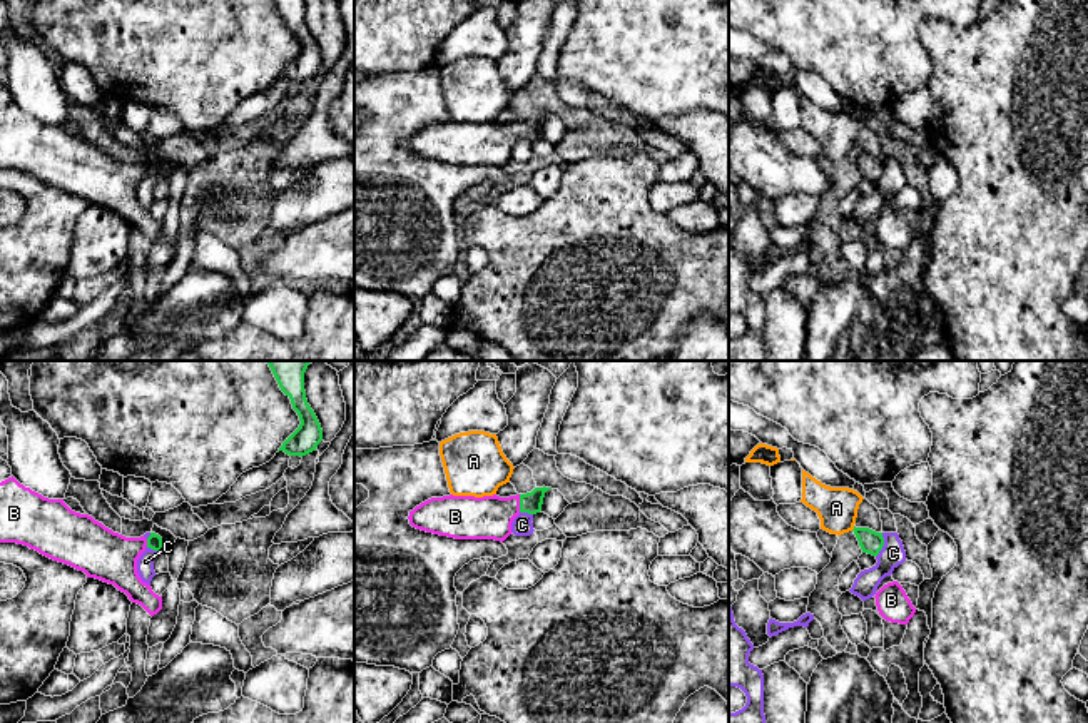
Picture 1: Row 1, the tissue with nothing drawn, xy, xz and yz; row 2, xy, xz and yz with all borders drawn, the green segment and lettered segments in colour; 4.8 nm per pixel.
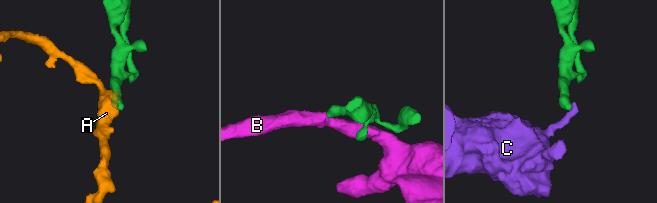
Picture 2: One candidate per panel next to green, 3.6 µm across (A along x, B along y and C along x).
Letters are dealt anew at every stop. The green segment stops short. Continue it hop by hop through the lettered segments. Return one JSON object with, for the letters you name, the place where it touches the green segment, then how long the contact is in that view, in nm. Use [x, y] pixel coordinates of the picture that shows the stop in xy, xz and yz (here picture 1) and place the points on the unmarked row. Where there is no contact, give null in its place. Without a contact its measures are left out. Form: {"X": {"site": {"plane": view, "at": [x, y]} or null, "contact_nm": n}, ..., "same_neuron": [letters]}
{"B": {"site": {"plane": "xz", "at": [520, 129]}, "contact_nm": 90}, "same_neuron": ["B"]}

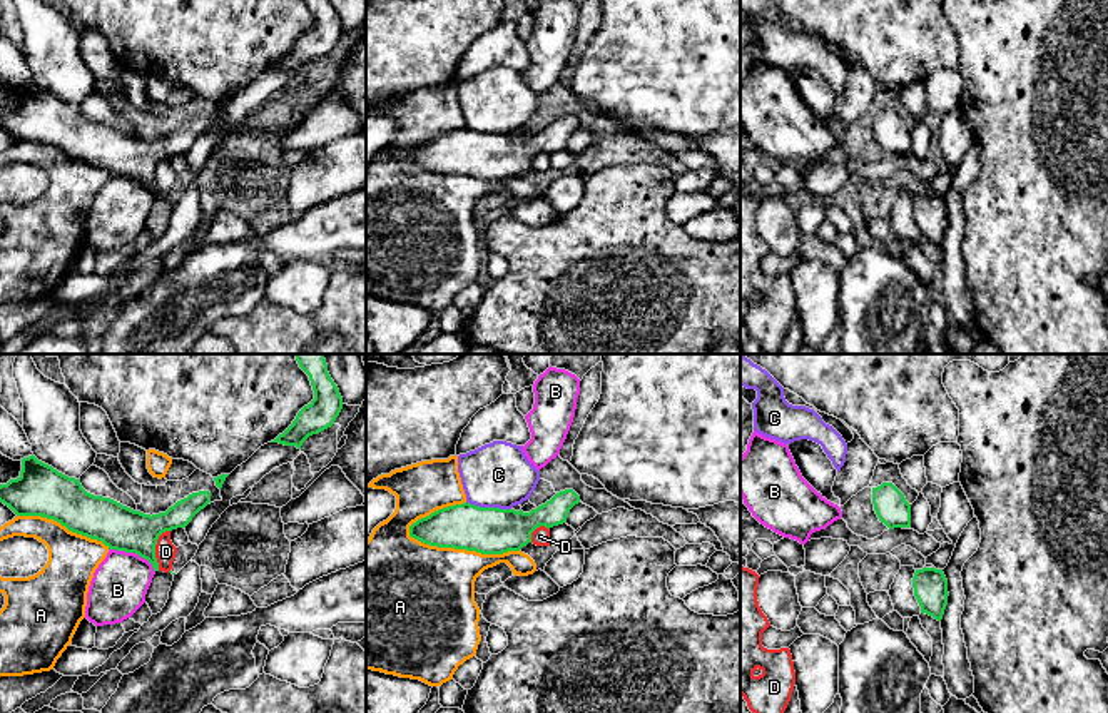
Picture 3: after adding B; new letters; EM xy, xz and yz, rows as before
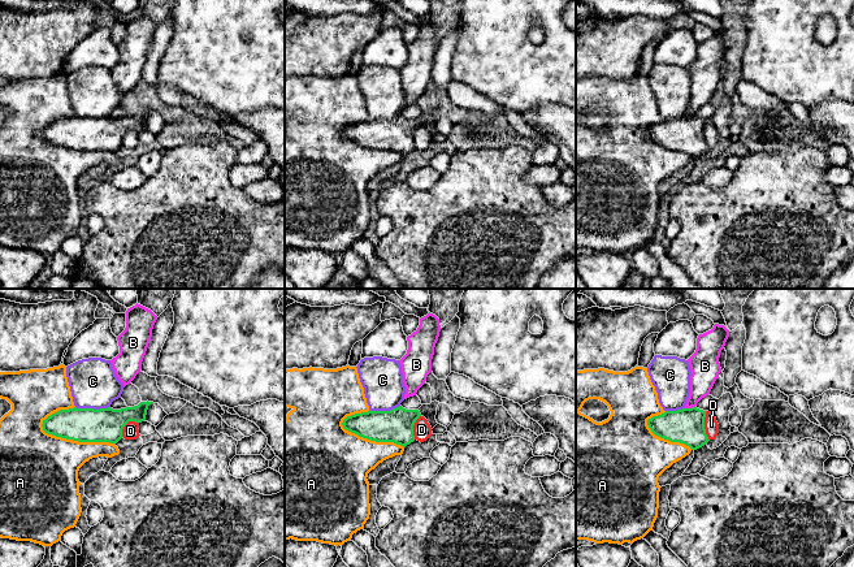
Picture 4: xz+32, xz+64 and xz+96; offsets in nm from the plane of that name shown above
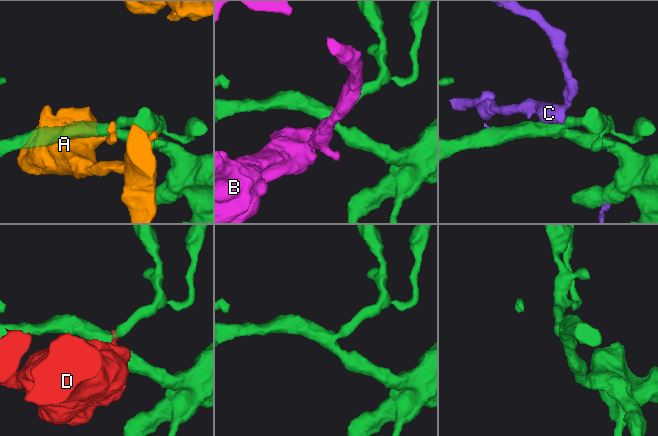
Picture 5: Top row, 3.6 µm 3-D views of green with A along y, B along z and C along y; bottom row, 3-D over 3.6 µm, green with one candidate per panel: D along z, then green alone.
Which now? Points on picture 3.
{"same_neuron": []}

